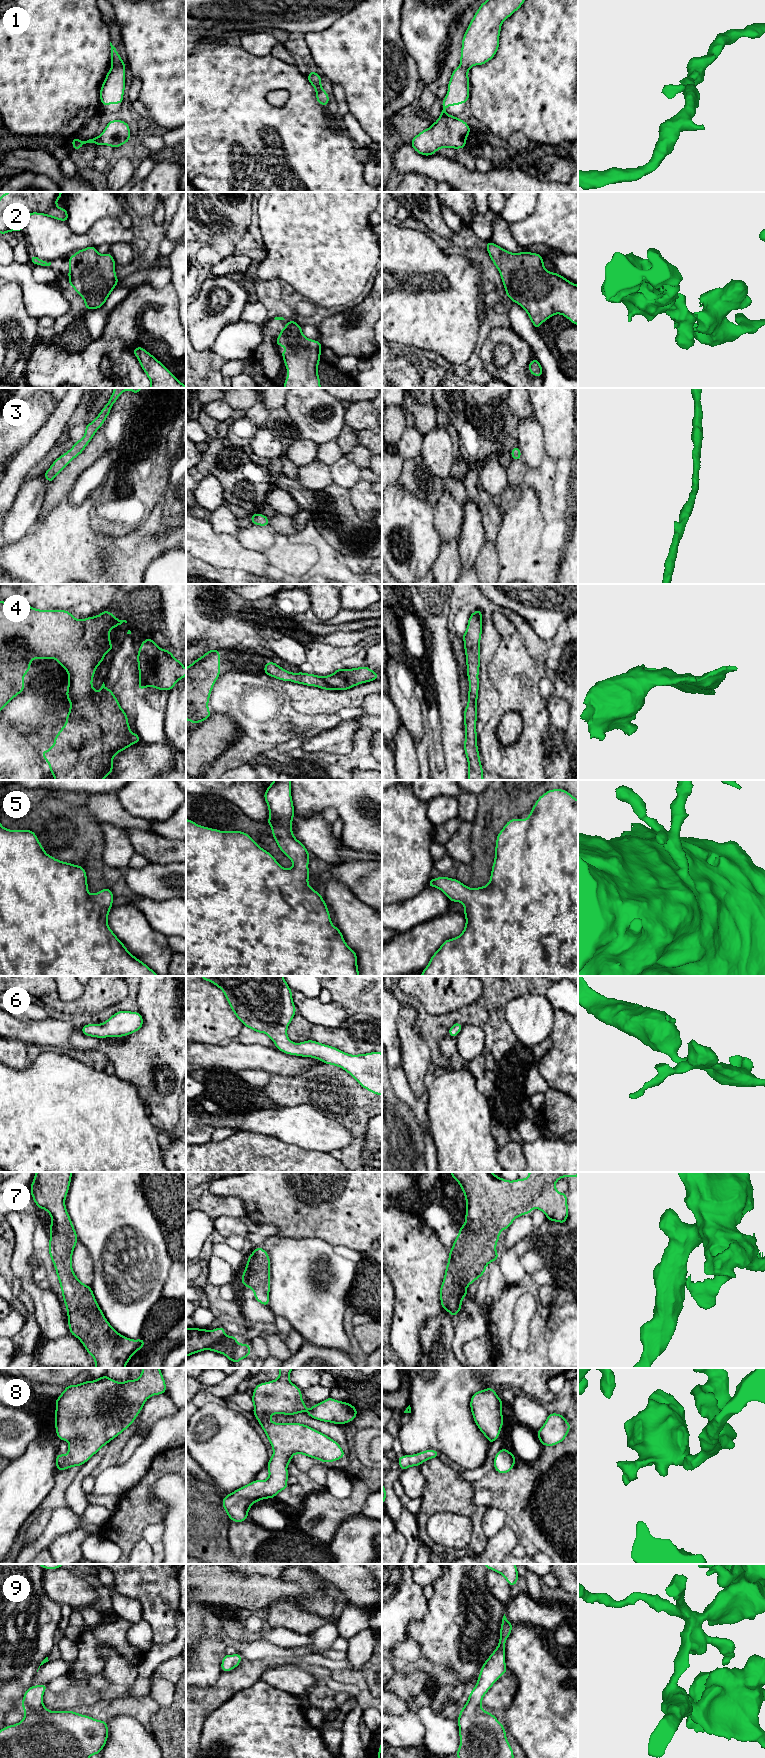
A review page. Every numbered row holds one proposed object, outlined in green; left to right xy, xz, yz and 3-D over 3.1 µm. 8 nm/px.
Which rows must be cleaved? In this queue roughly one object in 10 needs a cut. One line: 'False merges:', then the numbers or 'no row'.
False merges: no row

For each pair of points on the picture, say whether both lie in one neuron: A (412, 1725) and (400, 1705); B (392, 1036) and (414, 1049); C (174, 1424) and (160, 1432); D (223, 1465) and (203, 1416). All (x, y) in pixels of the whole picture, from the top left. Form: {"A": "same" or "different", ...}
{"A": "different", "B": "different", "C": "same", "D": "same"}

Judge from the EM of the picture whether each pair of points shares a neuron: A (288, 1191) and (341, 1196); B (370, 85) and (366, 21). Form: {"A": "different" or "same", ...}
{"A": "same", "B": "same"}

